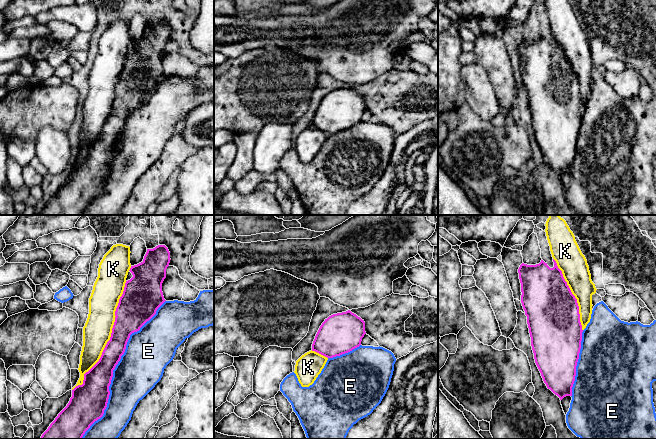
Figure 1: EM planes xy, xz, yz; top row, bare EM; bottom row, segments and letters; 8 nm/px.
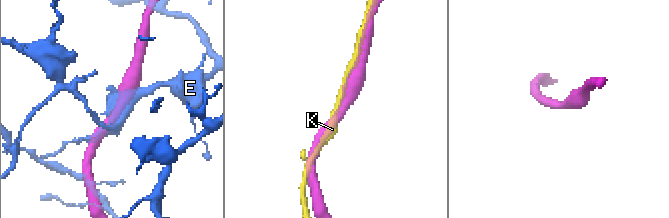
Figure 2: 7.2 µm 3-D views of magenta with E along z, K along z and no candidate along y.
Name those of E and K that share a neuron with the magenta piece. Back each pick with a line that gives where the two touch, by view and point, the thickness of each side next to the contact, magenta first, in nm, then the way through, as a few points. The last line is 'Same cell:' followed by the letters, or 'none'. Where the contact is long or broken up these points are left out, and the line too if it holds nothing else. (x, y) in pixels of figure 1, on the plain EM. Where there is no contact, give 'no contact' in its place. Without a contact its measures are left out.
K: contact xy (110, 113); calibres 260 and 220 nm
Same cell: K

